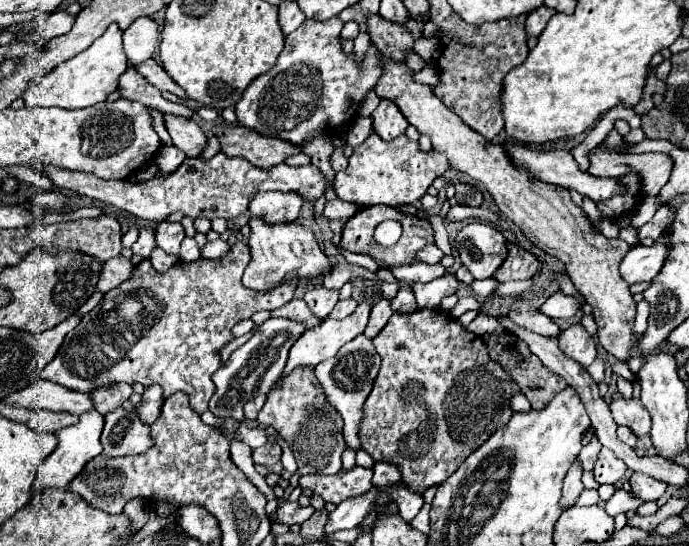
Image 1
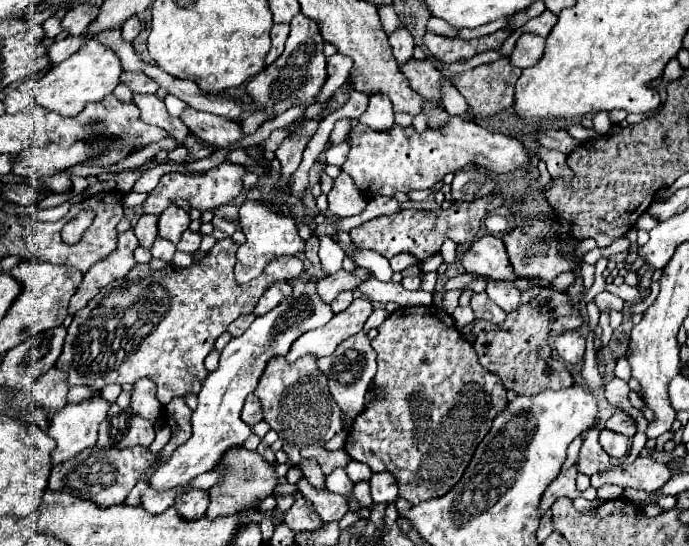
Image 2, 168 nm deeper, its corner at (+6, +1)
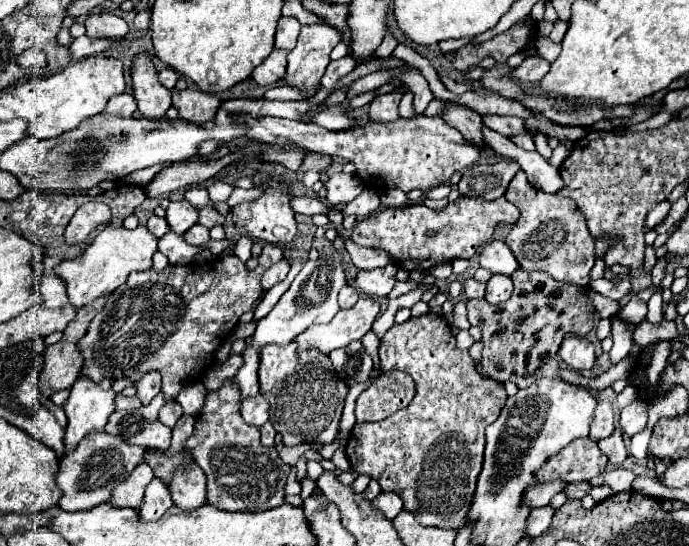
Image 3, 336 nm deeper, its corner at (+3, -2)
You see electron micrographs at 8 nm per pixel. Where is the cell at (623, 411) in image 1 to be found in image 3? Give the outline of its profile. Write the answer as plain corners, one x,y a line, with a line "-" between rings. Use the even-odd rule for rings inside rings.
602,401
598,403
598,413
594,417
594,425
590,425
590,437
596,441
610,437
614,433
614,411
610,409
610,403

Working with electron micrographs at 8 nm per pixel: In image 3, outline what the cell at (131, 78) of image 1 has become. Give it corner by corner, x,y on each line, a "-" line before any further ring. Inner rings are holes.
162,69
160,73
158,73
158,79
160,79
160,83
166,87
166,89
174,89
174,85
176,85
176,81
178,81
178,73
174,73
172,69

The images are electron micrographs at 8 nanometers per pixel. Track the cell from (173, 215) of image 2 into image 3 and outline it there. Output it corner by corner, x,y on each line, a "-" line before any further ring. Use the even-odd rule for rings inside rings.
186,199
180,203
170,203
166,209
166,221
170,231
184,235
192,225
198,223
198,211

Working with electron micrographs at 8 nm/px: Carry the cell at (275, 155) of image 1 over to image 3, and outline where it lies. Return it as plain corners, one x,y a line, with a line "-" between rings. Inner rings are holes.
184,89
172,91
172,105
180,111
182,121
202,125
216,119
220,99
216,95
208,95
198,89

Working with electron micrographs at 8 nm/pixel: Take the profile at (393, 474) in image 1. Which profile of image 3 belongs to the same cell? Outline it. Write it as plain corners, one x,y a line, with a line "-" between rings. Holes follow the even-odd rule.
390,491
390,493
380,493
376,499
370,501
370,505
372,505
374,509
382,511
384,517
390,519
390,521
402,511
402,501
398,499
398,495
396,495
394,491

